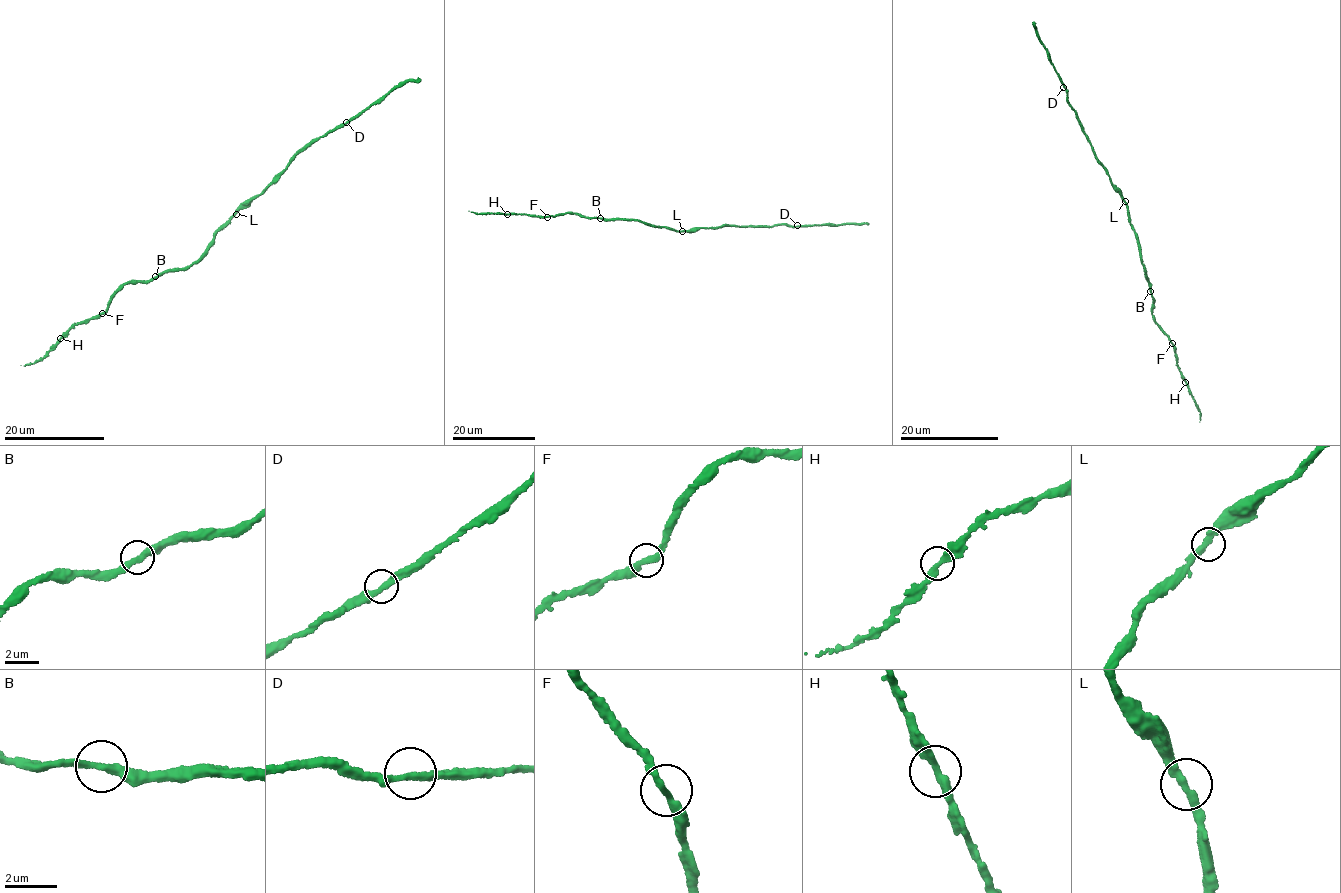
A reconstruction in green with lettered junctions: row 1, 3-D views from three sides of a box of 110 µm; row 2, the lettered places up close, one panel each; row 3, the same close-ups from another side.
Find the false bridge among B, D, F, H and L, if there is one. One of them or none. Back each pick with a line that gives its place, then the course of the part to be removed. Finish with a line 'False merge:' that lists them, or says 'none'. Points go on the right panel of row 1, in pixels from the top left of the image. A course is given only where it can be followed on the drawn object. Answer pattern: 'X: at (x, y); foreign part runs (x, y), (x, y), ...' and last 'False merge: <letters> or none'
False merge: none

